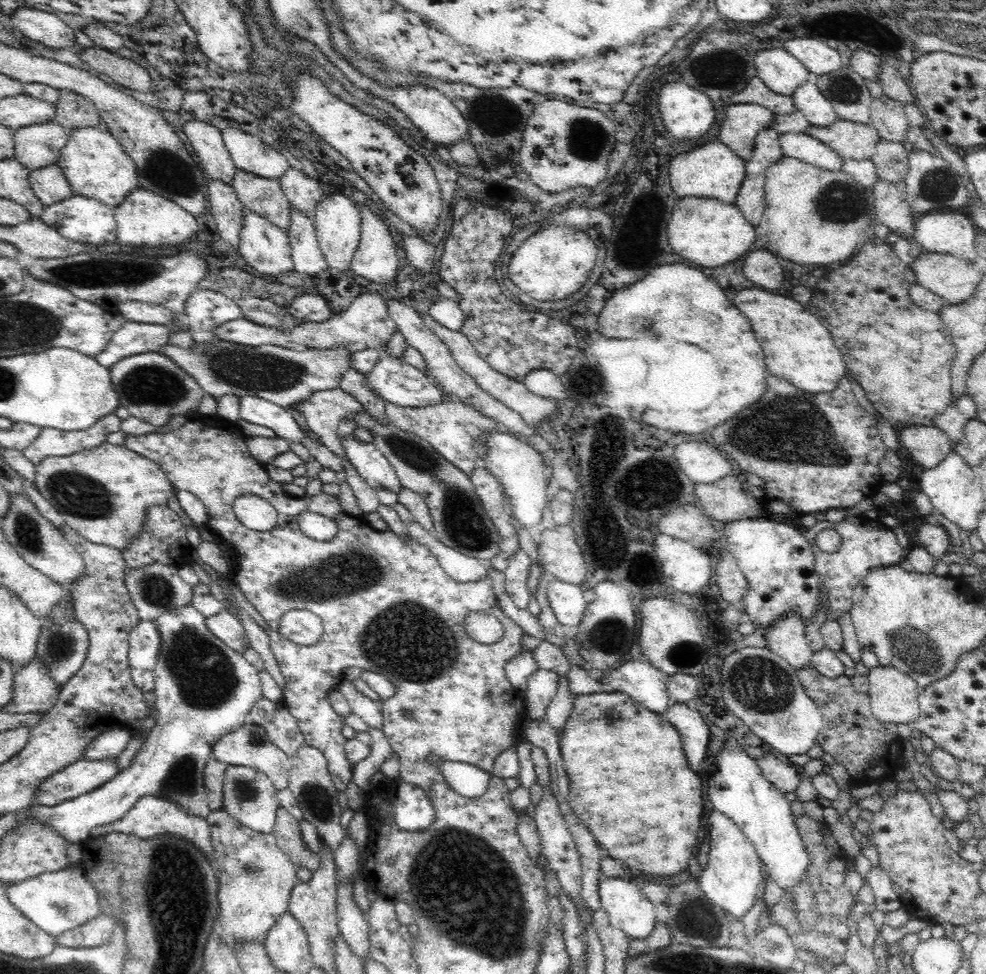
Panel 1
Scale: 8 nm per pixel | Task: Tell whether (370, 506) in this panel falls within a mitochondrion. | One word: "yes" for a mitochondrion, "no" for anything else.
no

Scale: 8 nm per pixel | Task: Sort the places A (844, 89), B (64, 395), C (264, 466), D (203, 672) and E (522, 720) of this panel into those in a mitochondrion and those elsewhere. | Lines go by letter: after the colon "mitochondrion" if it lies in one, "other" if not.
A: mitochondrion
B: other
C: other
D: mitochondrion
E: other

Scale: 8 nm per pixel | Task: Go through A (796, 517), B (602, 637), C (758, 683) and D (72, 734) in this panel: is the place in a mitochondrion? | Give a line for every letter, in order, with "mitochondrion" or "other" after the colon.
A: other
B: mitochondrion
C: mitochondrion
D: other

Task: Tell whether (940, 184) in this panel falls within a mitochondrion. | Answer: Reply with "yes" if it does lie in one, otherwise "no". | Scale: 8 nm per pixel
yes

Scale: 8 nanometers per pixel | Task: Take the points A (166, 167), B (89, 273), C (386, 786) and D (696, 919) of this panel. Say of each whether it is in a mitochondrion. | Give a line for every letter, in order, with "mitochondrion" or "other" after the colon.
A: mitochondrion
B: mitochondrion
C: other
D: mitochondrion

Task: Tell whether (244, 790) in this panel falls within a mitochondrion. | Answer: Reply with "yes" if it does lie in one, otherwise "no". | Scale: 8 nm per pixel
yes

